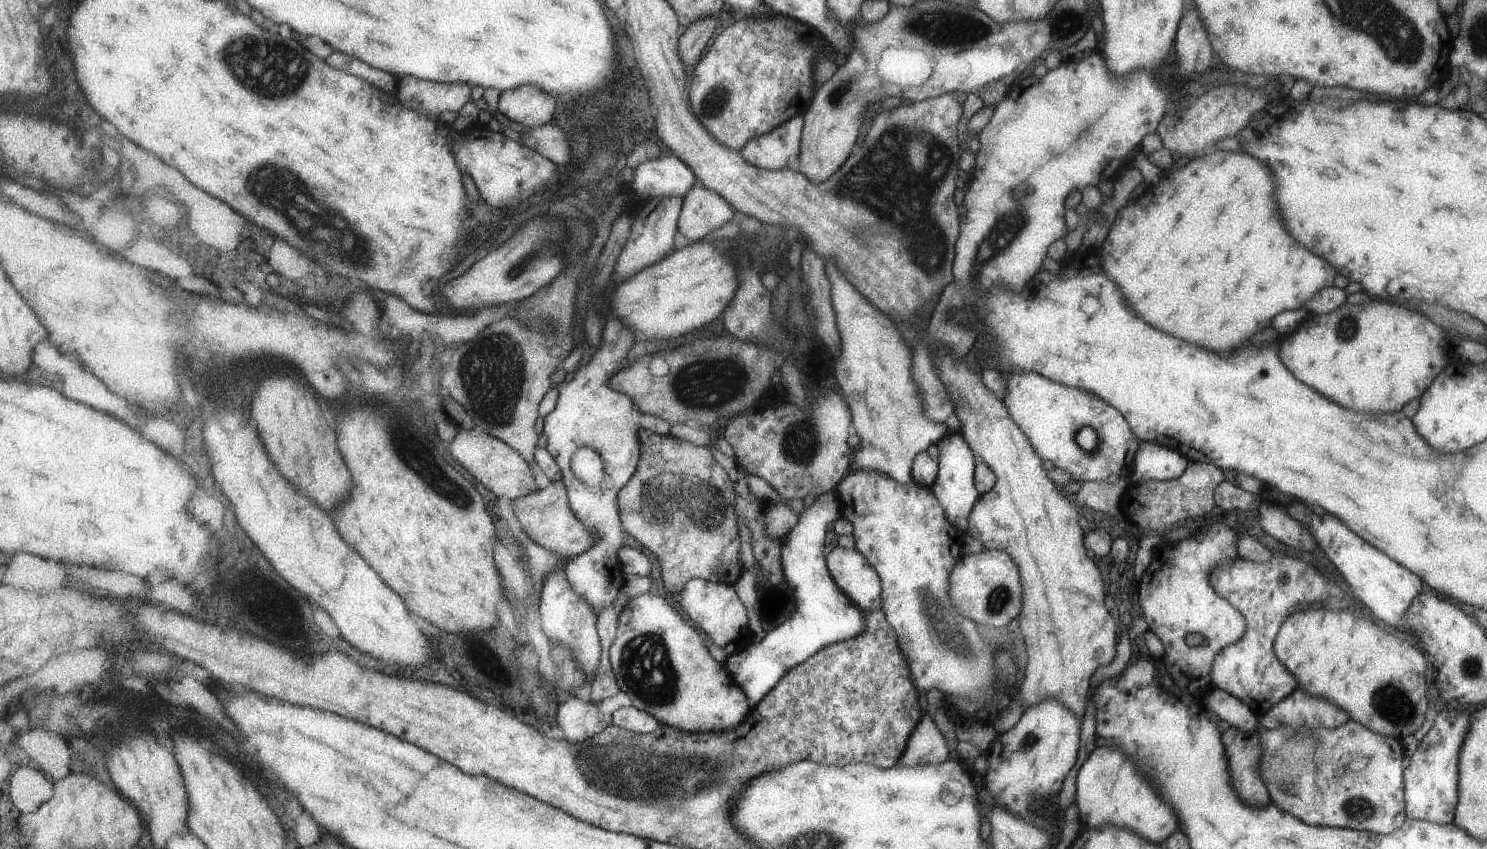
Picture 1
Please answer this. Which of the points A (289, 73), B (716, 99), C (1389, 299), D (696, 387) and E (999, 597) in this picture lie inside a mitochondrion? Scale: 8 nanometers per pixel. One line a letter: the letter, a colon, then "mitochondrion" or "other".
A: mitochondrion
B: mitochondrion
C: other
D: mitochondrion
E: mitochondrion

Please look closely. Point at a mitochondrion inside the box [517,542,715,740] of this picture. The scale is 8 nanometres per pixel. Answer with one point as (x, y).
(646, 667)

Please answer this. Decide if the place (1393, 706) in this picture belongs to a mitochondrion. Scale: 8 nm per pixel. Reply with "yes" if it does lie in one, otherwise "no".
yes

